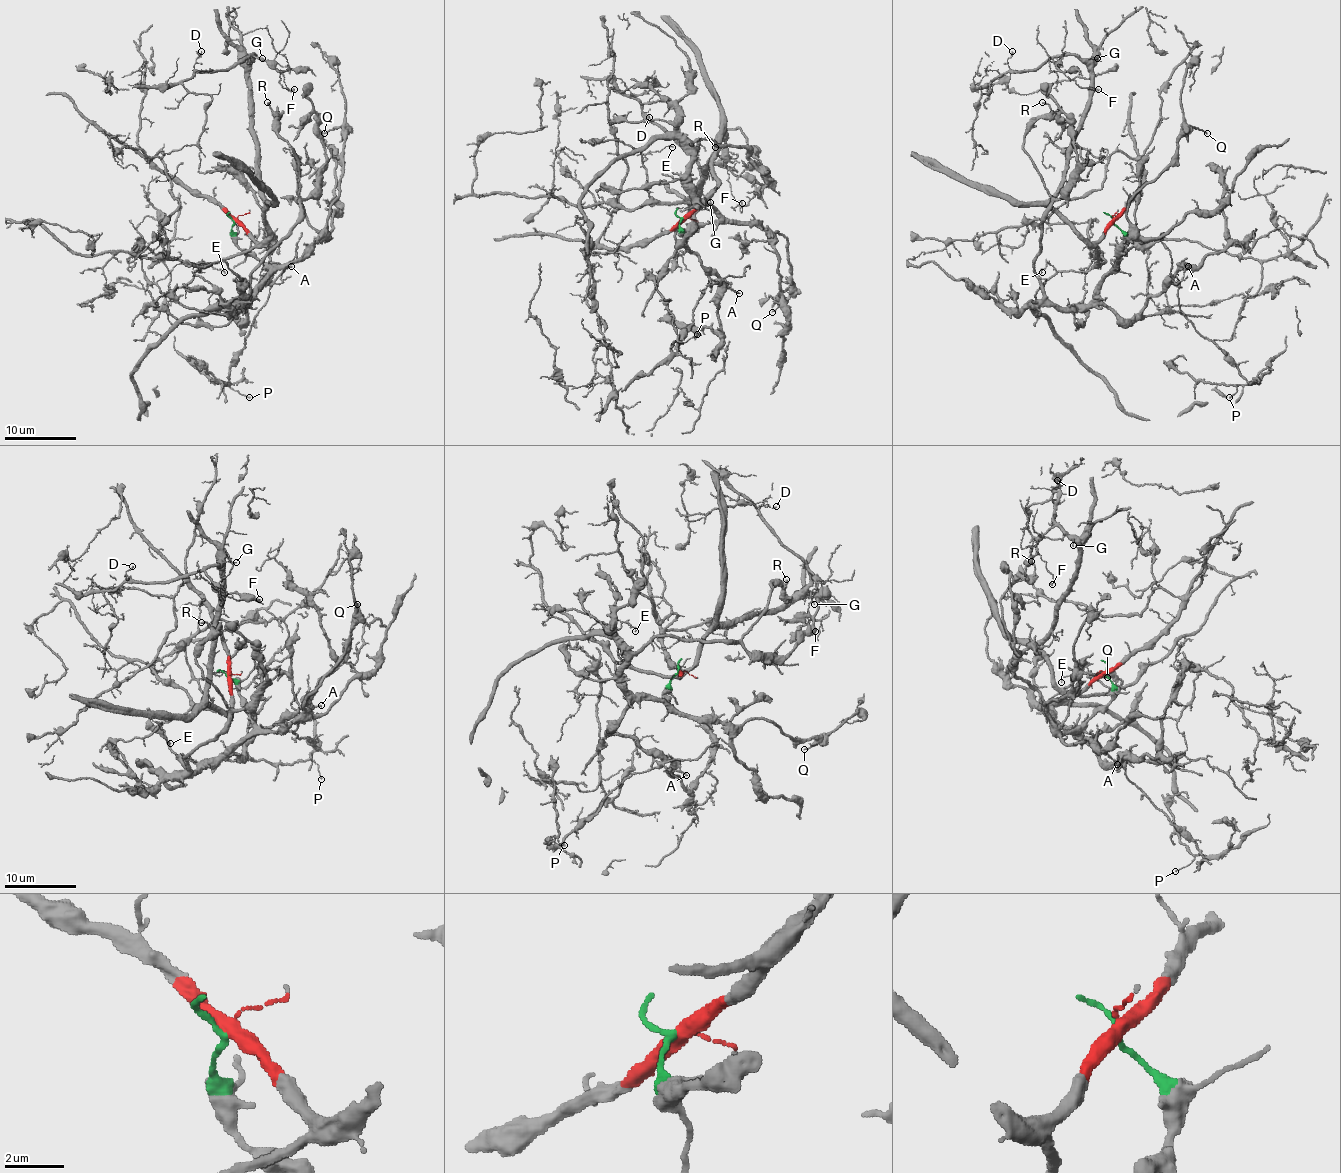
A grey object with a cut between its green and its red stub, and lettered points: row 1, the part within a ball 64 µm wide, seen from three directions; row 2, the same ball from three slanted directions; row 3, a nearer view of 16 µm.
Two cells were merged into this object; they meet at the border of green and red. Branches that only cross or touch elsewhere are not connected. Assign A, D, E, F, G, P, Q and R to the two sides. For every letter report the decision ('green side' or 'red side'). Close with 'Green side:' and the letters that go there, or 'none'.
A: green side
D: red side
E: red side
F: red side
G: red side
P: green side
Q: green side
R: green side
Green side: A, P, Q, R

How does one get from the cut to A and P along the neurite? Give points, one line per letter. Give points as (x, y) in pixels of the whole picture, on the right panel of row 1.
A: (1112, 221), (1125, 244), (1119, 260), (1100, 287), (1100, 299), (1125, 319), (1132, 319), (1180, 265), (1187, 265)
P: (1112, 221), (1125, 244), (1100, 299), (1132, 319), (1152, 296), (1179, 287), (1179, 308), (1243, 378), (1229, 398)

